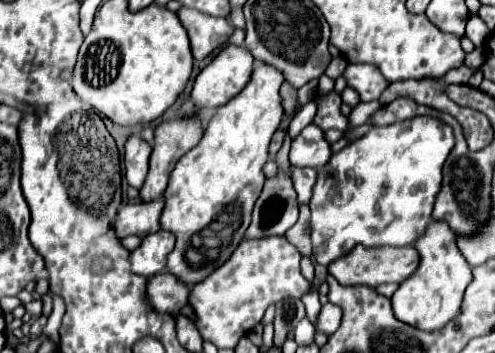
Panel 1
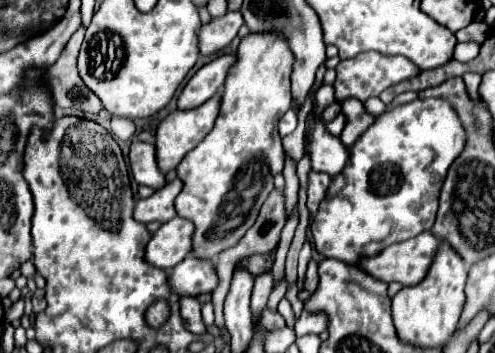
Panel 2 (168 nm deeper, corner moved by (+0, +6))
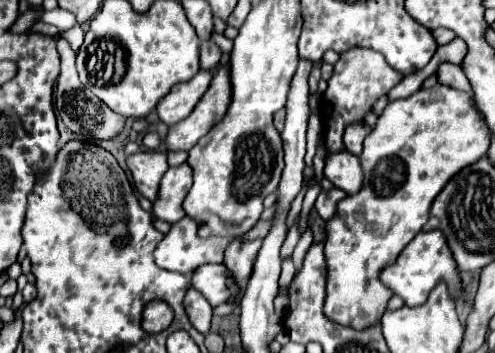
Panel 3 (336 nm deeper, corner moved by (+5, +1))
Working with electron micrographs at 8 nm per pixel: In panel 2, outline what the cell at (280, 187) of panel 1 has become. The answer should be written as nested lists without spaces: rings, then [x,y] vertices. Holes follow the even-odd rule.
[[[273,190],[273,192],[269,194],[269,198],[265,200],[265,204],[263,204],[261,212],[259,212],[259,218],[257,218],[255,226],[253,226],[253,228],[249,228],[249,232],[247,232],[247,234],[245,234],[245,236],[243,236],[243,238],[241,238],[241,240],[239,240],[239,242],[233,246],[233,248],[223,250],[223,252],[219,254],[219,258],[217,258],[217,274],[219,274],[221,282],[219,282],[217,290],[213,292],[215,314],[223,312],[223,300],[225,300],[225,296],[227,296],[227,292],[229,292],[231,270],[235,268],[235,264],[237,264],[239,260],[243,260],[245,256],[253,256],[253,254],[265,254],[265,252],[273,250],[273,248],[279,244],[279,236],[281,236],[283,226],[285,226],[285,198],[283,198],[283,190]]]

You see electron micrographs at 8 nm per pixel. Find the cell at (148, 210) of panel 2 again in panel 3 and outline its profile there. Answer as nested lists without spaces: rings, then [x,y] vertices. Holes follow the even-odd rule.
[[[188,163],[180,167],[170,167],[160,183],[160,193],[152,203],[152,215],[166,223],[180,221],[186,213],[182,209],[182,201],[192,187],[192,169]]]

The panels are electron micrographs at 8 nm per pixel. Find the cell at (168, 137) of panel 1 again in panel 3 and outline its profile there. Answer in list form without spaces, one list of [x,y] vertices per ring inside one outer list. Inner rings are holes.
[[[222,65],[214,75],[210,89],[198,101],[194,111],[184,121],[168,127],[166,151],[190,151],[224,117],[228,105],[228,65]]]

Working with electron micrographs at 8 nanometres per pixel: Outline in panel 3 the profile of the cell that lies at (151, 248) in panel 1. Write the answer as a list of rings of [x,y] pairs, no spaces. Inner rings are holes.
[[[190,217],[180,219],[170,227],[154,251],[154,261],[166,271],[190,275],[204,263],[222,263],[228,247],[226,237],[198,237],[198,223]]]

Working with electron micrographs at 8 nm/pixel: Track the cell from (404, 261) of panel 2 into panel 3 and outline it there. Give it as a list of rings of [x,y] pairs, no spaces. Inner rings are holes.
[[[428,231],[428,233],[418,233],[406,247],[404,251],[398,255],[398,259],[392,265],[386,265],[380,273],[380,279],[384,281],[384,285],[388,285],[396,295],[400,295],[404,299],[404,303],[408,307],[416,307],[426,303],[428,293],[434,289],[434,285],[438,281],[446,281],[452,295],[458,287],[458,269],[456,263],[452,259],[452,253],[444,241],[444,235],[440,231]]]

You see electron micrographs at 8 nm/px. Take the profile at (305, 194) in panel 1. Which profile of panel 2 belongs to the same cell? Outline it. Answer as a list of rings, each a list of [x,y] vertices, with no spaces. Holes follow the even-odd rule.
[[[311,172],[309,174],[309,188],[307,188],[307,208],[311,214],[315,214],[319,210],[321,200],[327,194],[331,176],[325,176],[323,172]]]

